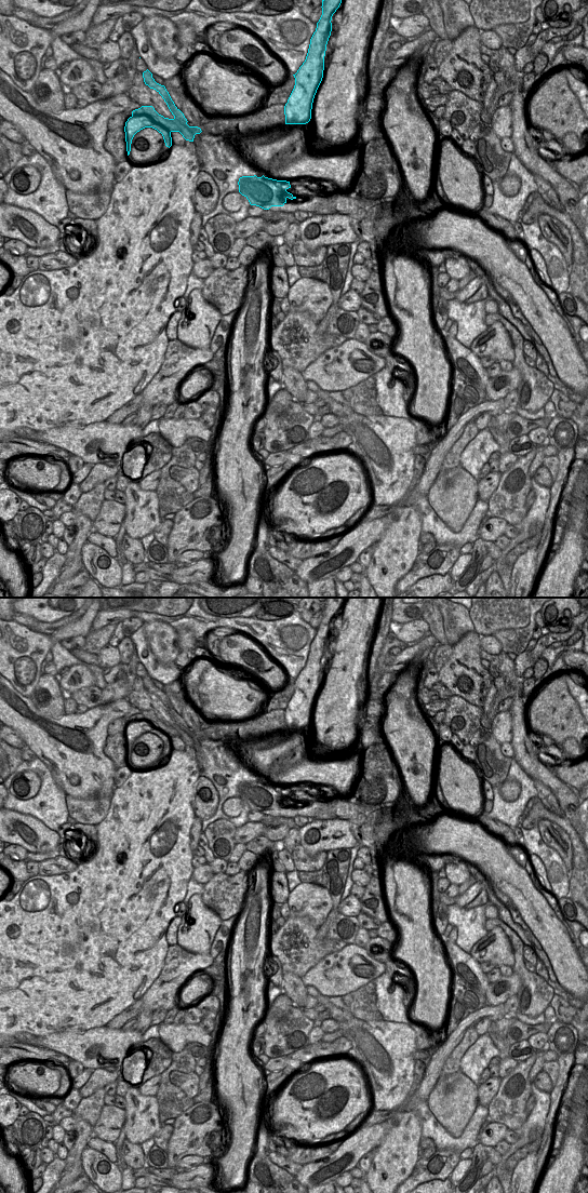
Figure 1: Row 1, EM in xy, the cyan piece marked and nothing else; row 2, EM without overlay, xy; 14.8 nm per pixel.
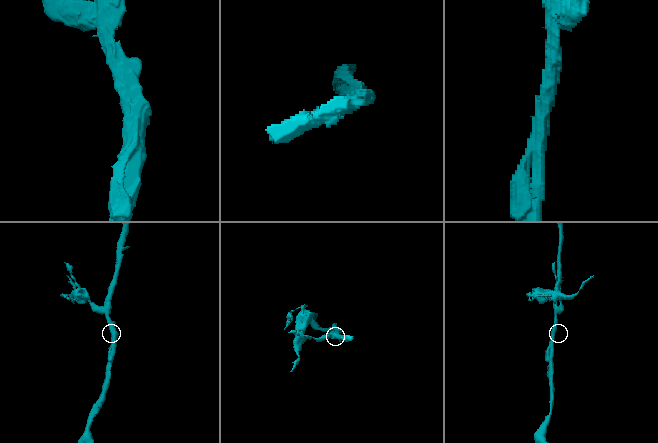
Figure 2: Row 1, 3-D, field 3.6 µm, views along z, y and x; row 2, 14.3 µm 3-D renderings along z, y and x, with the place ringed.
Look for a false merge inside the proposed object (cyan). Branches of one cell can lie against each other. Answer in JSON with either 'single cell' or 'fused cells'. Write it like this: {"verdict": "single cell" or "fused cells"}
{"verdict": "fused cells"}

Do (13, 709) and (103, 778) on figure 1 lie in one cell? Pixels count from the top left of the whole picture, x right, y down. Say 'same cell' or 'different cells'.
same cell

